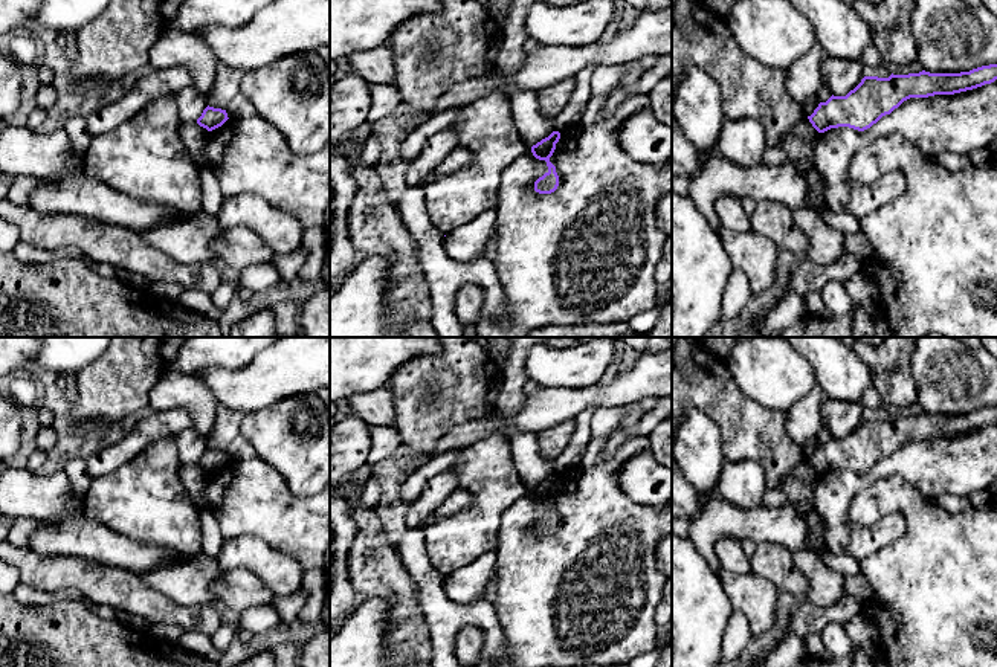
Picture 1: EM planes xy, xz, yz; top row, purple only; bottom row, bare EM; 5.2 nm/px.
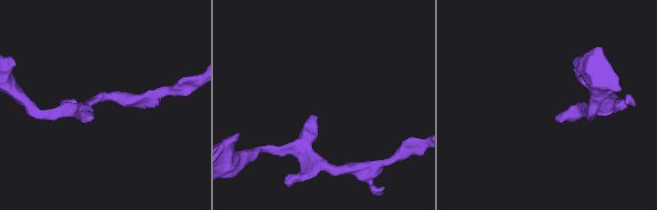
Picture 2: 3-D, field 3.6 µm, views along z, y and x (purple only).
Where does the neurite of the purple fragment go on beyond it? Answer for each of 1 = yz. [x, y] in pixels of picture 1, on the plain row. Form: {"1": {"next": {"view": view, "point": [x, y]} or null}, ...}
{"1": {"next": null}}

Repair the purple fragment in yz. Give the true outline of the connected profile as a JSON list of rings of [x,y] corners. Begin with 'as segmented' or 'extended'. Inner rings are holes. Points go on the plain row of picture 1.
as segmented | [[[997,406],[960,415],[908,415],[889,420],[864,418],[846,438],[831,438],[820,444],[809,464],[818,475],[849,469],[864,473],[890,456],[910,440],[954,437],[991,426],[997,421]]]

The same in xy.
as segmented | [[[206,449],[202,455],[202,458],[197,461],[197,466],[208,473],[212,473],[218,469],[221,469],[227,462],[227,455],[226,452],[221,450],[214,450],[214,449]]]

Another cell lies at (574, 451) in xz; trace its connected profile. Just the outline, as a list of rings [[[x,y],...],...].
[[[594,406],[586,408],[574,418],[576,430],[569,444],[554,461],[556,473],[563,475],[571,472],[583,458],[591,441],[591,418],[594,411]]]

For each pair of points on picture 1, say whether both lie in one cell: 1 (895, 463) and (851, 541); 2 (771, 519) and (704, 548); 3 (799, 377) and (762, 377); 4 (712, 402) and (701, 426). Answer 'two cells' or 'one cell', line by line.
1: one cell
2: one cell
3: one cell
4: two cells

